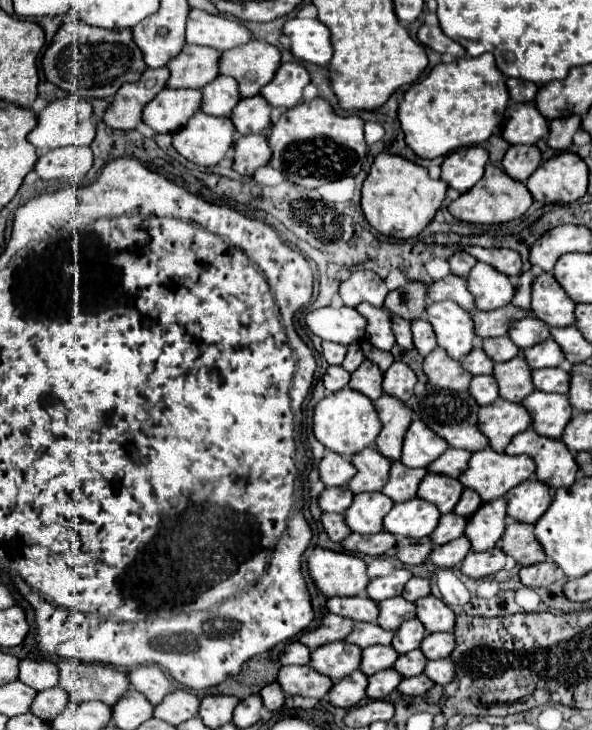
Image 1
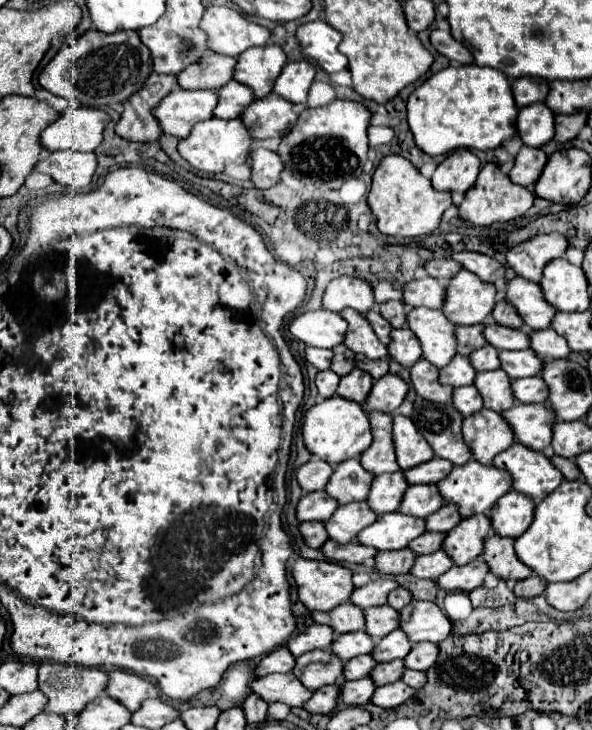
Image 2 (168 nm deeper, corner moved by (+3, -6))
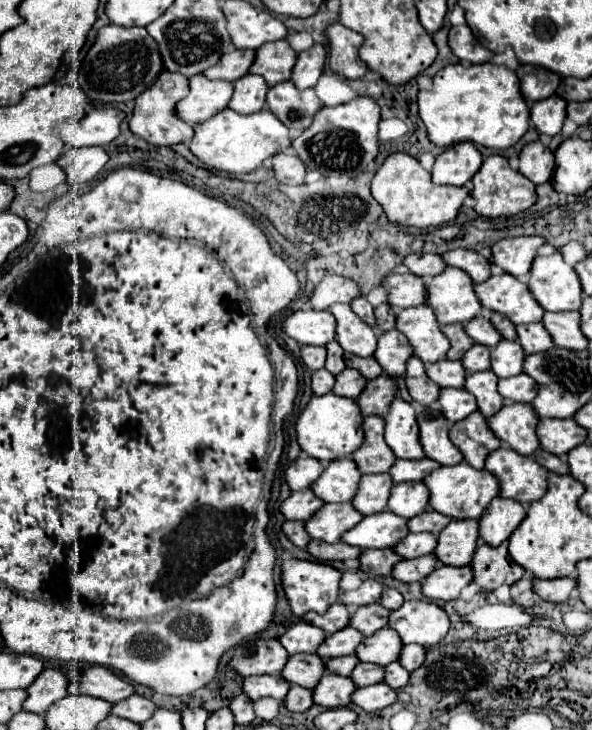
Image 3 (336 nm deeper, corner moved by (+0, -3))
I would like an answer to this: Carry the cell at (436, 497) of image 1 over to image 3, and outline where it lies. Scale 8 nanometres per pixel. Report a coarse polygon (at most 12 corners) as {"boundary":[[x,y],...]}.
{"boundary":[[422,482],[394,484],[388,510],[412,518],[428,508]]}

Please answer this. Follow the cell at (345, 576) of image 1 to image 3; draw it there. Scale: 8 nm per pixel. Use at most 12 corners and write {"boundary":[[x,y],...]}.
{"boundary":[[284,554],[282,588],[292,614],[322,614],[342,574]]}

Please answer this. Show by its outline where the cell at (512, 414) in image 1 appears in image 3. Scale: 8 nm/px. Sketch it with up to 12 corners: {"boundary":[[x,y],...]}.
{"boundary":[[478,410],[448,436],[464,460],[482,470],[502,444]]}

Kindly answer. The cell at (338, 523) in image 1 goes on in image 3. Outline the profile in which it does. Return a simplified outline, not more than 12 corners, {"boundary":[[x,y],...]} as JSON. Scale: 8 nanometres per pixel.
{"boundary":[[284,522],[282,532],[288,540],[306,548],[310,536],[302,522]]}

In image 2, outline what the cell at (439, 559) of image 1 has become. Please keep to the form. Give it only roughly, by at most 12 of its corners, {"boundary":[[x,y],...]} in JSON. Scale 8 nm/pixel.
{"boundary":[[443,549],[419,555],[411,573],[437,579],[453,559]]}

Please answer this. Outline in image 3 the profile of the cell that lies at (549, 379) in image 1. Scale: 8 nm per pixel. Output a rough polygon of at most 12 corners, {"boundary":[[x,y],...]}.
{"boundary":[[522,372],[498,380],[504,400],[530,404],[536,384]]}

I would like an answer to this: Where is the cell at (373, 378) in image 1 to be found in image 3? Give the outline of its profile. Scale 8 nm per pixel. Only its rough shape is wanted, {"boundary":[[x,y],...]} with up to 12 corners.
{"boundary":[[346,368],[336,376],[332,392],[356,400],[366,386],[358,370]]}

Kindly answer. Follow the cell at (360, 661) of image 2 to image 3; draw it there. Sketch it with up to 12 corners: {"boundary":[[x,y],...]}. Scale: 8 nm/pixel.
{"boundary":[[354,654],[326,660],[332,674],[350,676],[358,664]]}

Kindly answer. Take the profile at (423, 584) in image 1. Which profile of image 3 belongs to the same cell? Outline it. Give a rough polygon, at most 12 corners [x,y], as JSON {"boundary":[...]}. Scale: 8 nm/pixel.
{"boundary":[[386,588],[380,604],[388,610],[396,610],[404,604],[398,590]]}

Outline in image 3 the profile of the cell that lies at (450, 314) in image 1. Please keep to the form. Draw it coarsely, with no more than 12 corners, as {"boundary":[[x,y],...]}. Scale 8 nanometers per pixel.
{"boundary":[[426,304],[400,310],[396,330],[424,364],[450,348]]}

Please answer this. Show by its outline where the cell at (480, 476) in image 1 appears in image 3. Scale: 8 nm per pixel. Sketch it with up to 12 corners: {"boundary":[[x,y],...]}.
{"boundary":[[466,462],[440,466],[424,484],[428,504],[454,520],[478,520],[498,480]]}

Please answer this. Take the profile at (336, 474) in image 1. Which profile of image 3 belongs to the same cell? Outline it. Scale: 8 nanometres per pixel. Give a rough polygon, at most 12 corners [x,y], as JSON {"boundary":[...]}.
{"boundary":[[302,454],[286,468],[290,490],[306,490],[320,476],[320,460]]}

